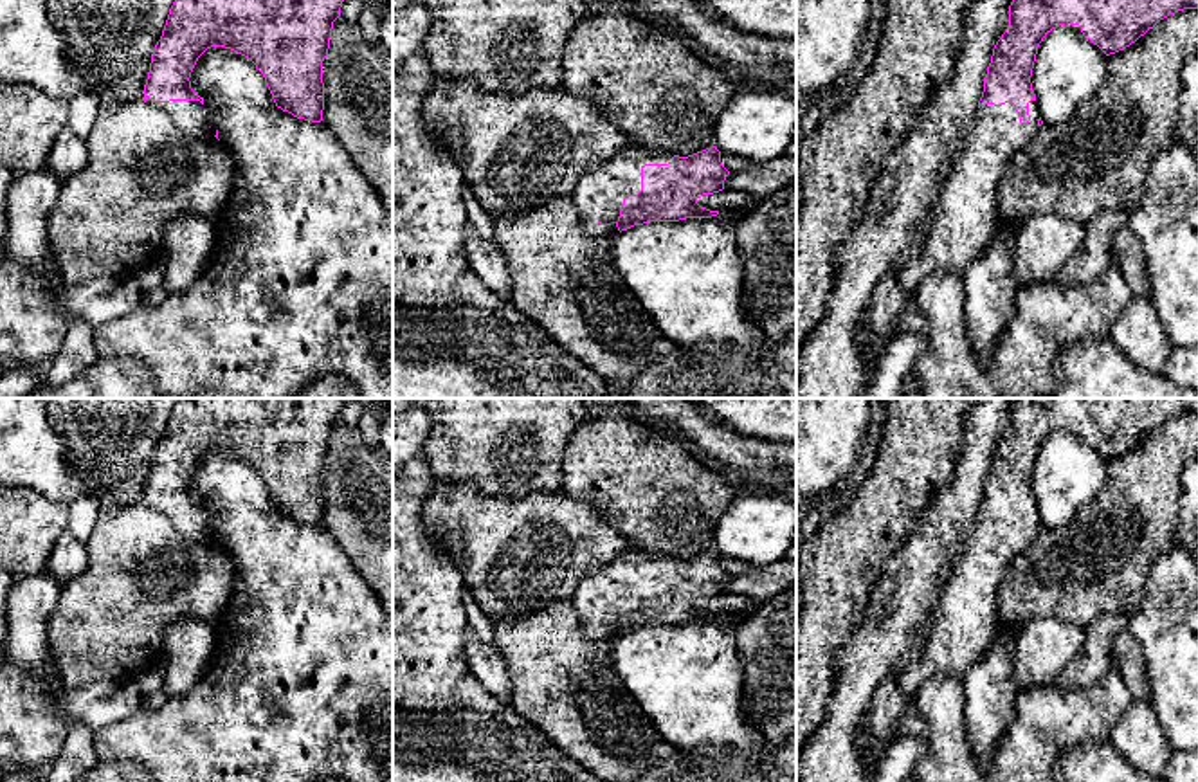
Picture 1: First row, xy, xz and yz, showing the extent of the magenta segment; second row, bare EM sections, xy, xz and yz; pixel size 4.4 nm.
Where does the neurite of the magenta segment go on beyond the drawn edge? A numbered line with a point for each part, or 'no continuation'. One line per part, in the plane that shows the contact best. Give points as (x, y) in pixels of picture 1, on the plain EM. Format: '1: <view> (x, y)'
1: xz (598, 600)

